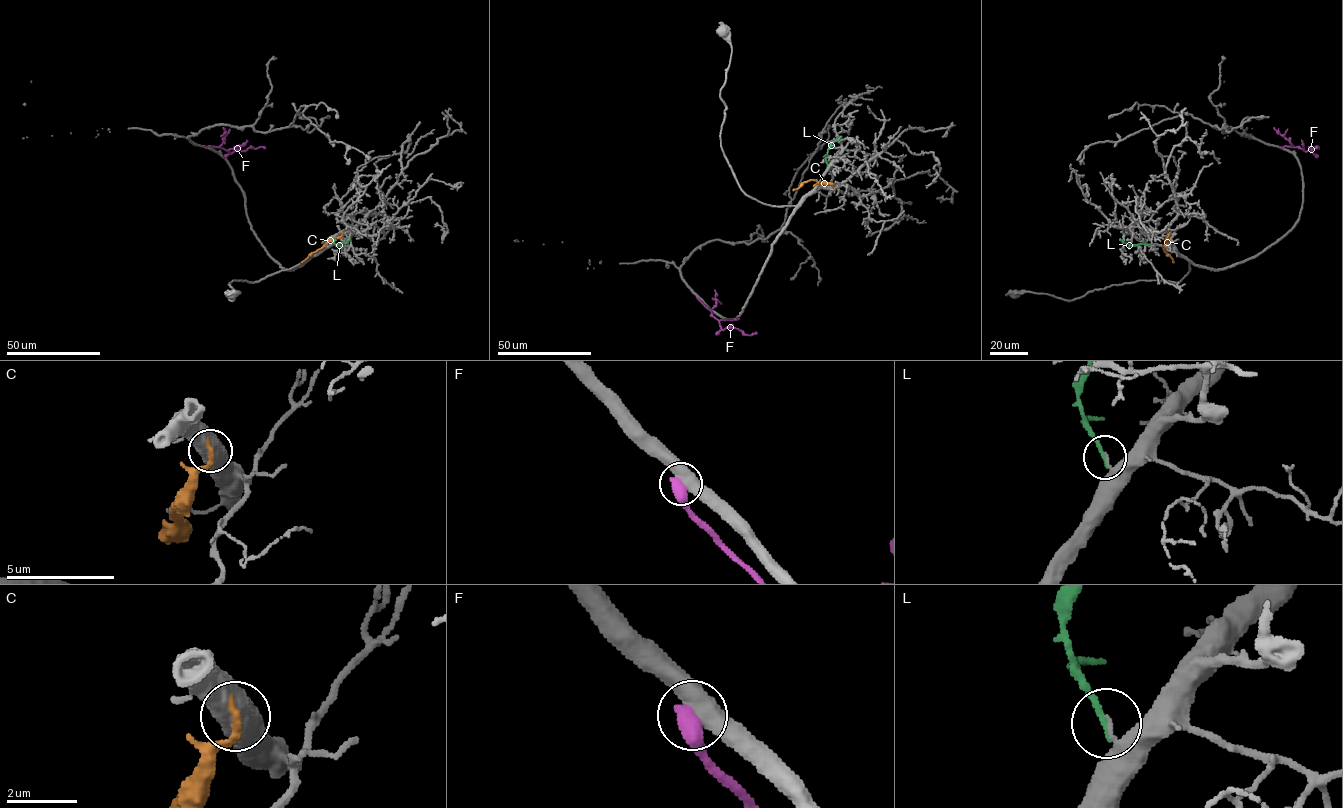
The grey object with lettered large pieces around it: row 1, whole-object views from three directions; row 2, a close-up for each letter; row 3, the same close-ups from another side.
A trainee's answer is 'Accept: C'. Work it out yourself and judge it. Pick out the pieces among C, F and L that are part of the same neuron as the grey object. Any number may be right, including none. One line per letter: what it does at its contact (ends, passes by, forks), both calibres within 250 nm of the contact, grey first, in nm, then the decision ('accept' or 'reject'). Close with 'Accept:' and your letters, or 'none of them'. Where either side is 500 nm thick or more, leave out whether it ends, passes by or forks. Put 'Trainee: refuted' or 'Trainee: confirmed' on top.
Trainee: refuted
C: 700/280 nm | reject
F: 480/500 nm | reject
L: it ends | 240/200 nm | reject
Accept: none of them

